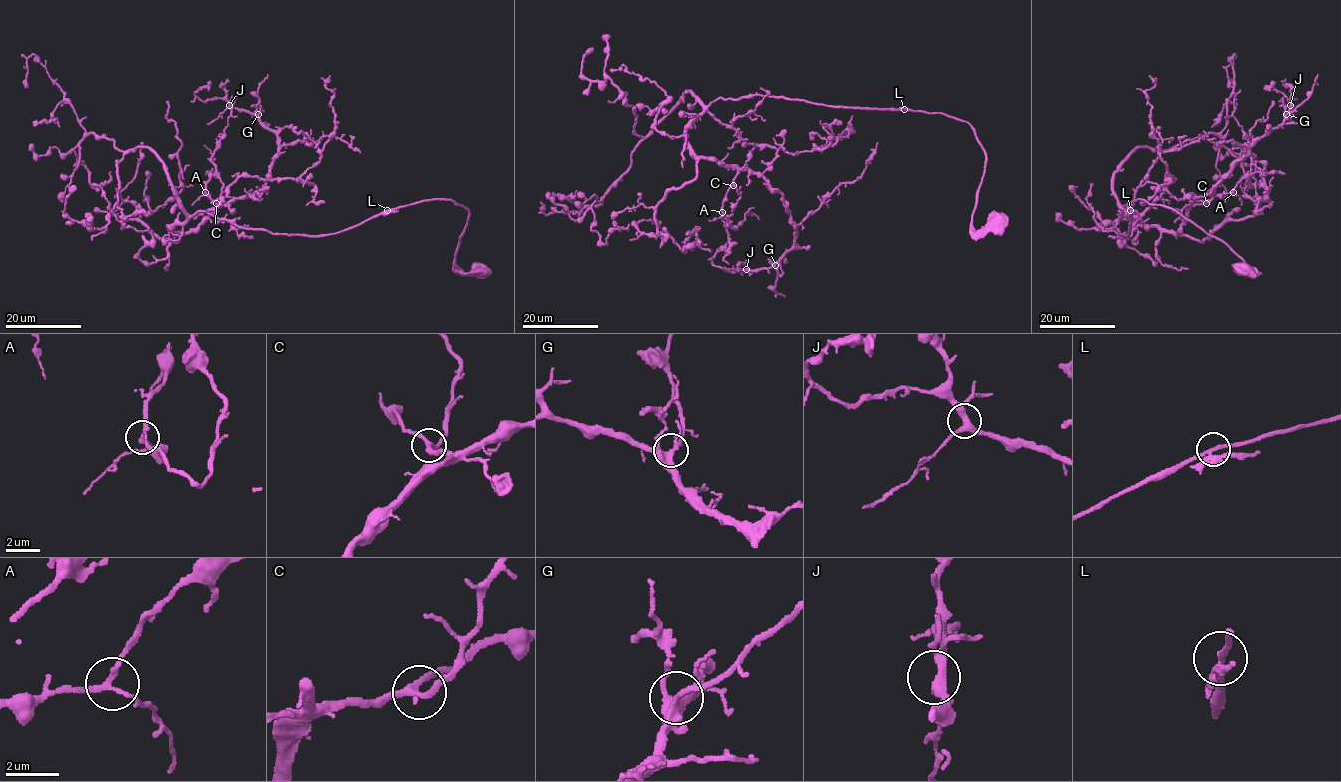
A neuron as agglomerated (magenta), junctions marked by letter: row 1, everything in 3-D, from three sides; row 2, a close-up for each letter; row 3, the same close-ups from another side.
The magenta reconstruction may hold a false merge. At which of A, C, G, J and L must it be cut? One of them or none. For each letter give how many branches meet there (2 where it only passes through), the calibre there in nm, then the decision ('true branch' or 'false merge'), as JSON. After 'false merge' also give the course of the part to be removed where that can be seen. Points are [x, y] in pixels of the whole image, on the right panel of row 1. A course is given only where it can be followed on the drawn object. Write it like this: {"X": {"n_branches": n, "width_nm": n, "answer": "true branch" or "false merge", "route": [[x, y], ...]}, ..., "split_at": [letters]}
{"A": {"n_branches": 3, "width_nm": 180, "answer": "true branch"}, "C": {"n_branches": 3, "width_nm": 240, "answer": "true branch"}, "G": {"n_branches": 6, "width_nm": 360, "answer": "true branch"}, "J": {"n_branches": 4, "width_nm": 360, "answer": "true branch"}, "L": {"n_branches": 4, "width_nm": 200, "answer": "true branch"}, "split_at": []}

